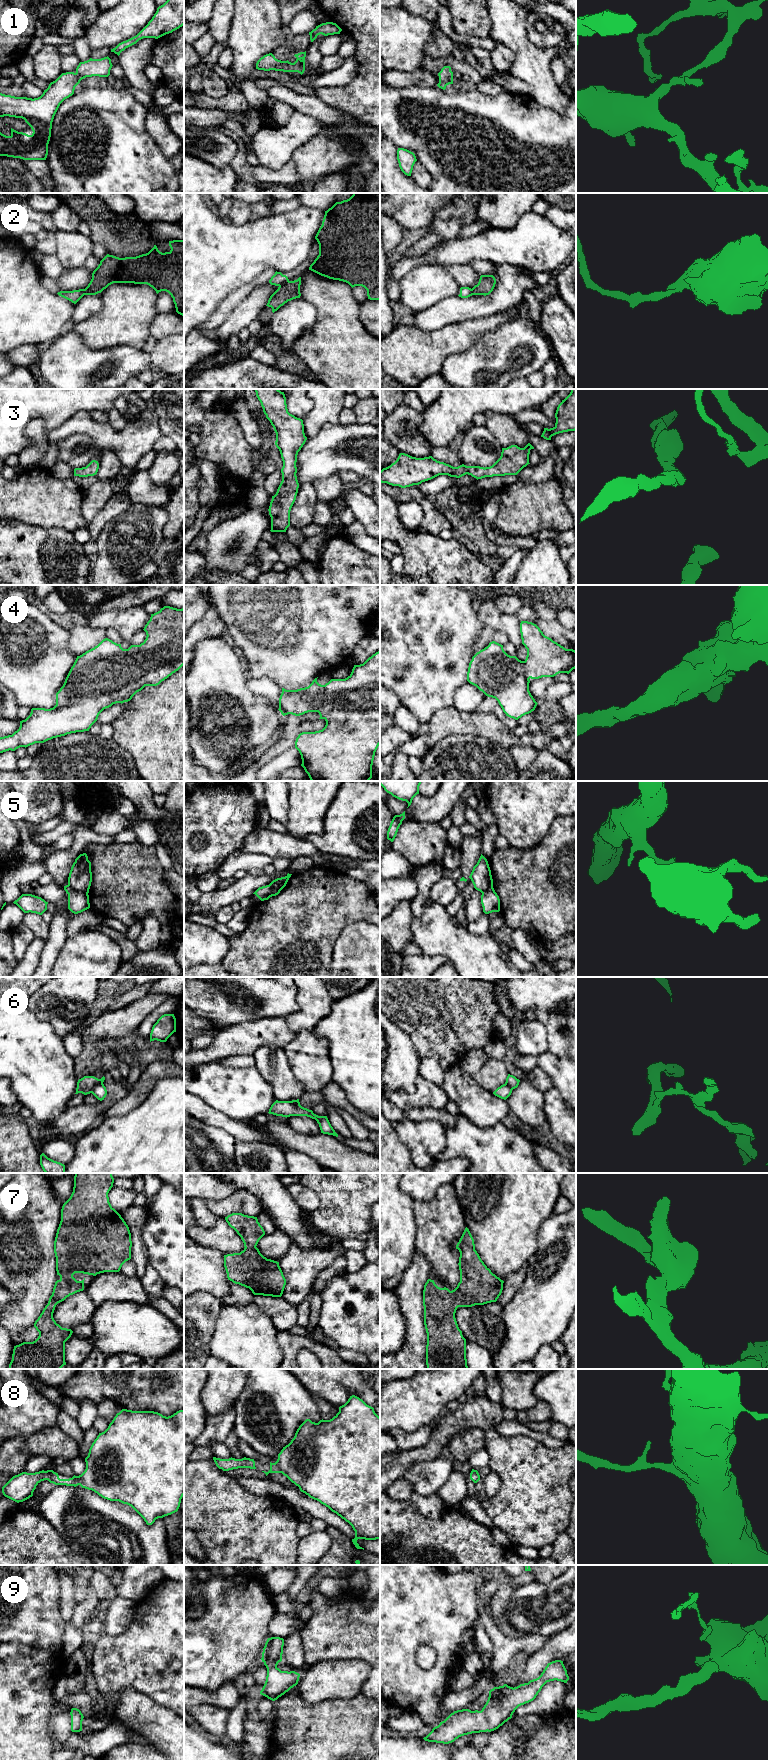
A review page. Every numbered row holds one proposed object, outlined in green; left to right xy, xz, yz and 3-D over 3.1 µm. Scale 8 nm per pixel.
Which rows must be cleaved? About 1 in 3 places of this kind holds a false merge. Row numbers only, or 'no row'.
2, 5, 6

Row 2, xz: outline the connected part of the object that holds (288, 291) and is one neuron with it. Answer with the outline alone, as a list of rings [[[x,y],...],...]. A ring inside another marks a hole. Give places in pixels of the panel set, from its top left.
[[[301,277],[297,280],[289,281],[278,287],[278,289],[270,296],[266,306],[272,308],[272,312],[277,311],[288,301],[300,298]]]

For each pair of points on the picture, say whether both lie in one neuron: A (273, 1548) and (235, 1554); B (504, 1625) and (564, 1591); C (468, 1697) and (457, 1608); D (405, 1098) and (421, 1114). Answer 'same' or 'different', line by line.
A: same
B: same
C: different
D: different

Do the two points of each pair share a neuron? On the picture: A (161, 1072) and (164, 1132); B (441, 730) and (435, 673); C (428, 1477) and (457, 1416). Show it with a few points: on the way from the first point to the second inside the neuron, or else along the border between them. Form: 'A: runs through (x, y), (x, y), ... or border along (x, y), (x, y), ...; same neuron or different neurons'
A: border along (173, 1076), (160, 1078), (146, 1097); different neurons
B: border along (453, 705), (437, 710), (427, 722); different neurons
C: border along (439, 1456), (416, 1464); different neurons

